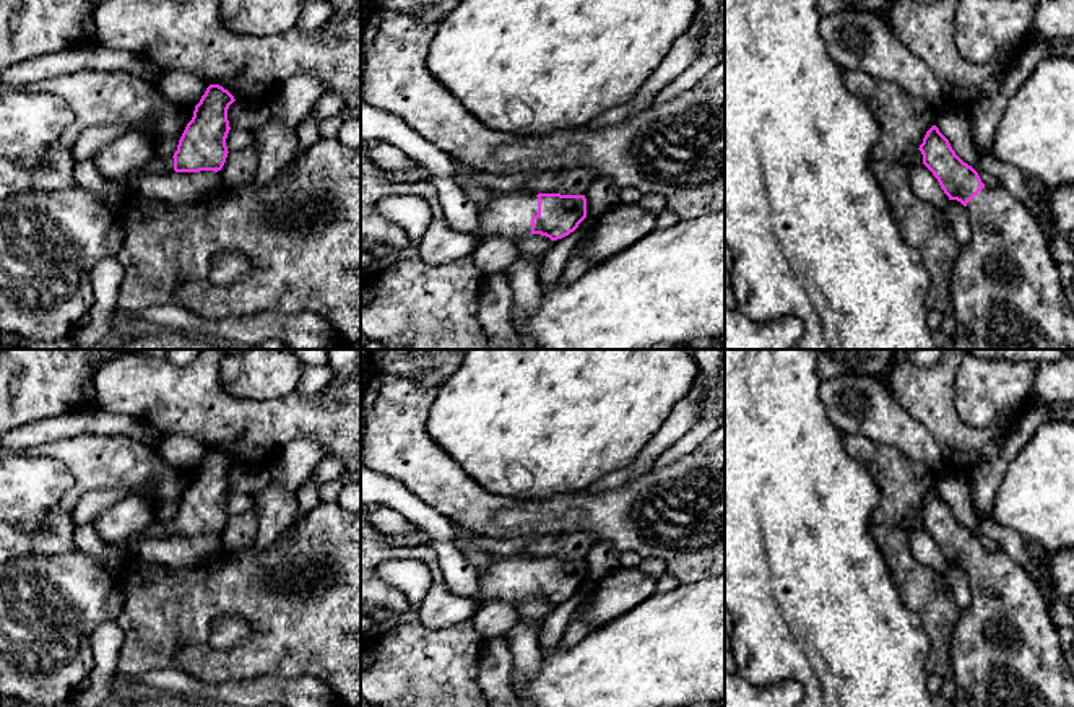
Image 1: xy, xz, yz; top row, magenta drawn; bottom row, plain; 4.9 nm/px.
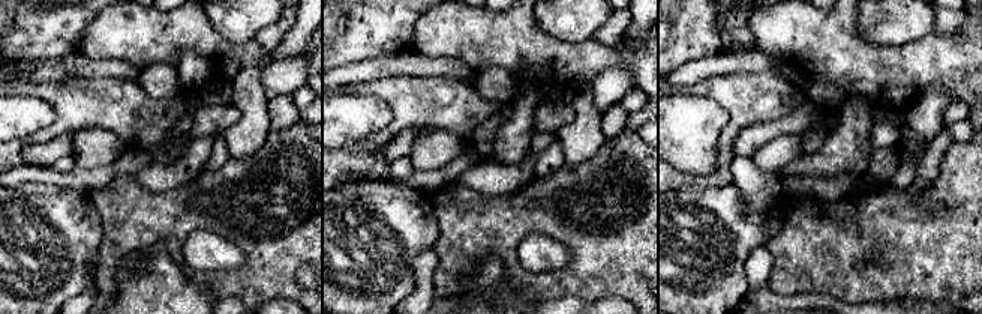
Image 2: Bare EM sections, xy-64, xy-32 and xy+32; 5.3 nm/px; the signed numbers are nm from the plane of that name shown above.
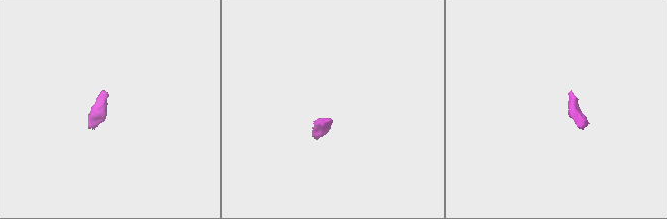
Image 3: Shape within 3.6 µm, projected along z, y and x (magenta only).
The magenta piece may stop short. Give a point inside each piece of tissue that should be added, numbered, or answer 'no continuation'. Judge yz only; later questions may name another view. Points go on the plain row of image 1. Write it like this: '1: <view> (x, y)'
1: yz (1006, 652)

